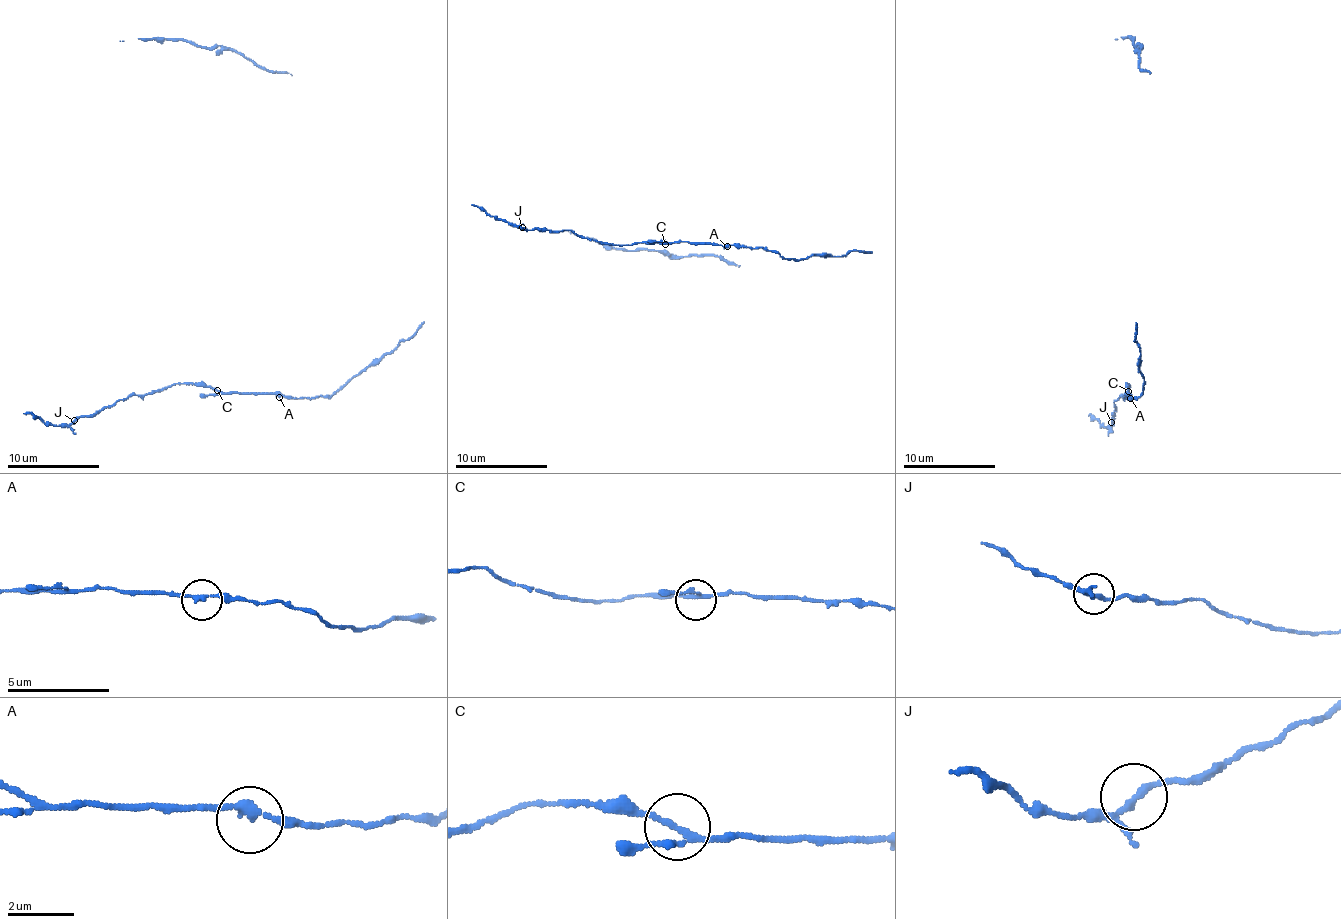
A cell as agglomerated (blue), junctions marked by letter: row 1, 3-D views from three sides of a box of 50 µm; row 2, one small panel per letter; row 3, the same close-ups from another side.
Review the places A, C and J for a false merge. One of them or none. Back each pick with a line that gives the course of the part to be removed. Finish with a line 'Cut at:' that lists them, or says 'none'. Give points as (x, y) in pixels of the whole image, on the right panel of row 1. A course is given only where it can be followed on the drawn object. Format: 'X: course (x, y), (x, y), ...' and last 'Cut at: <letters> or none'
J: course (1112, 421), (1110, 426), (1103, 426), (1089, 414)
Cut at: J

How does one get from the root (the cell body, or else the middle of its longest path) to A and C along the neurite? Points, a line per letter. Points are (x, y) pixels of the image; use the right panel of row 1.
A: (1142, 377), (1144, 389), (1135, 398), (1130, 398)
C: (1142, 377), (1144, 389), (1130, 400), (1126, 393), (1128, 391)

